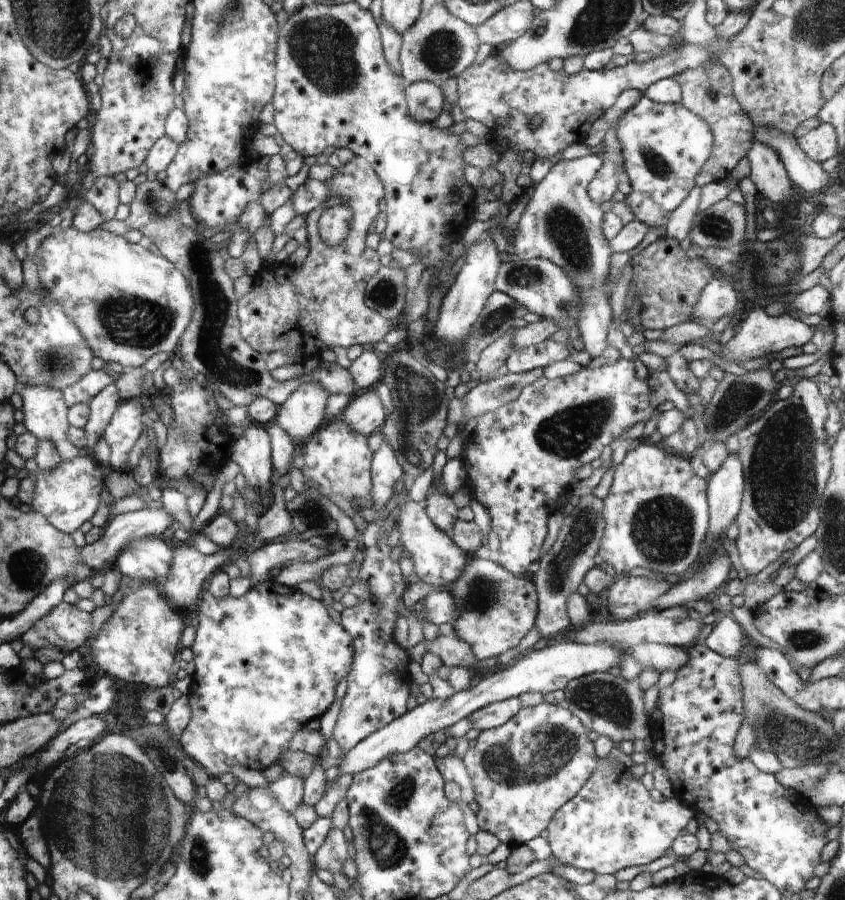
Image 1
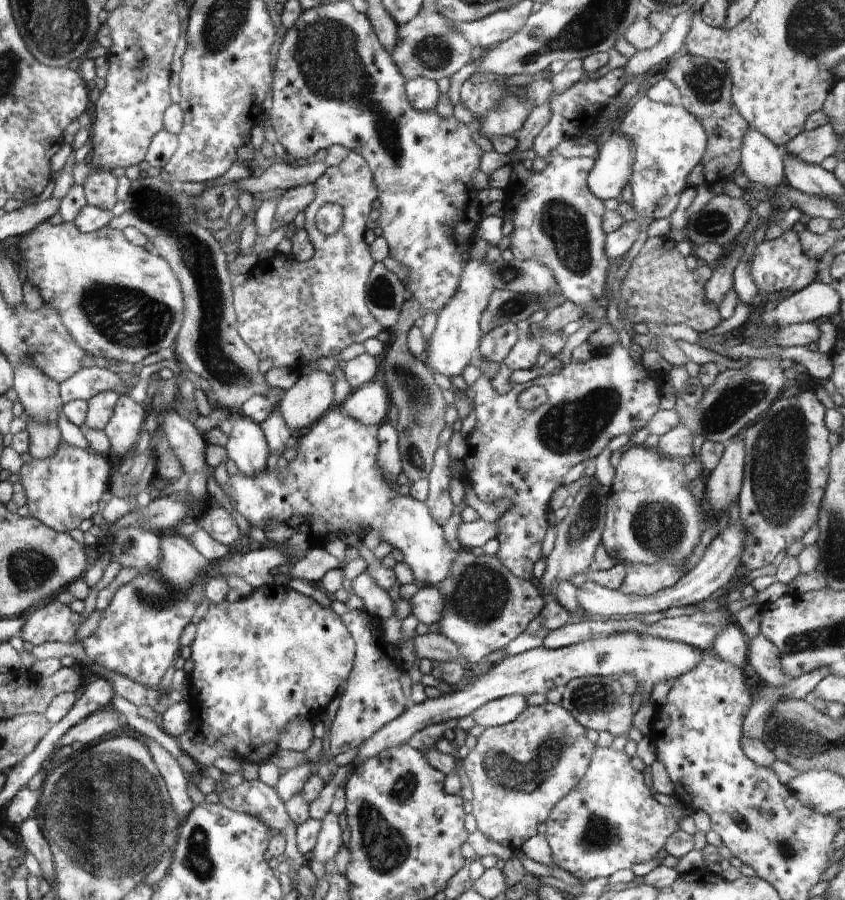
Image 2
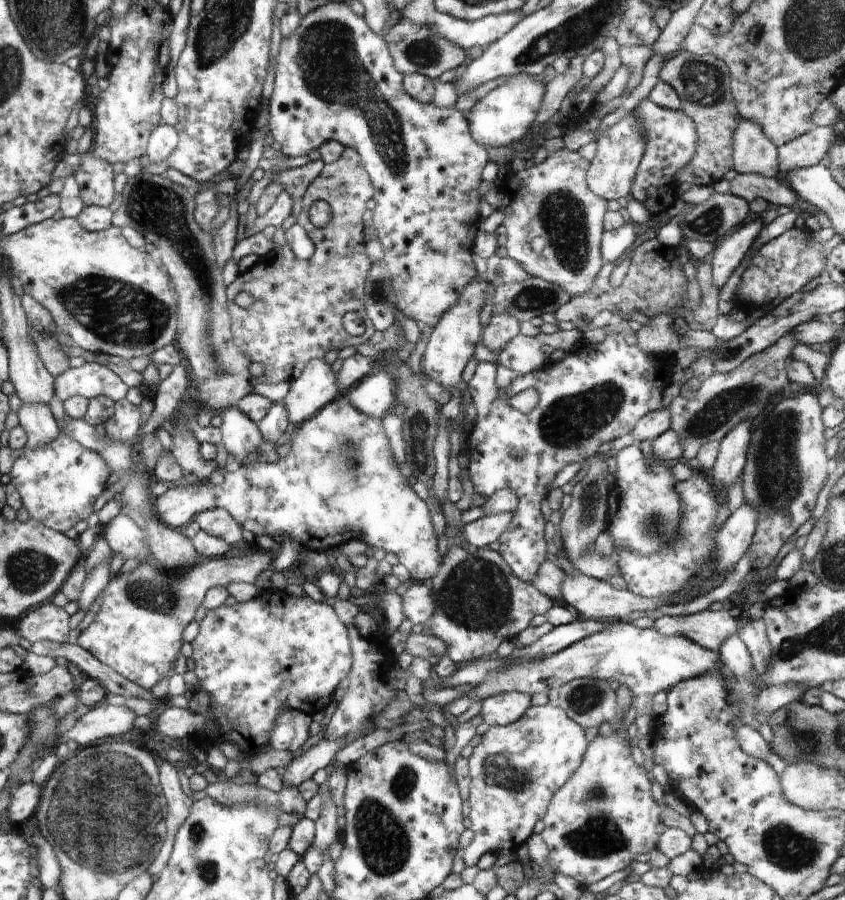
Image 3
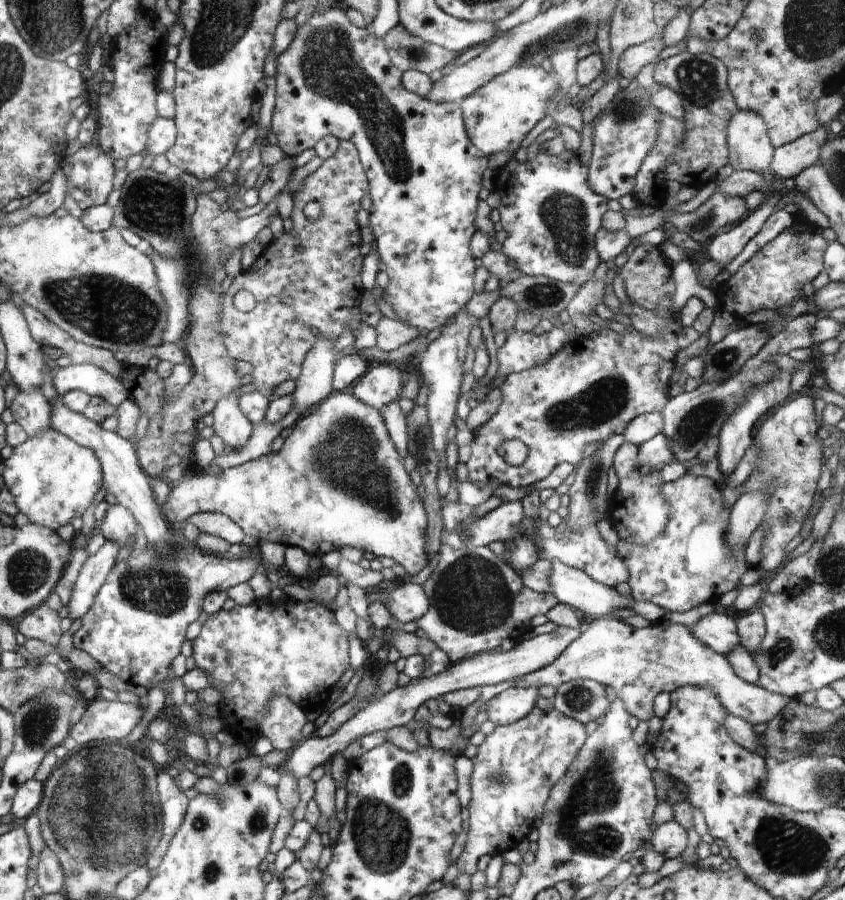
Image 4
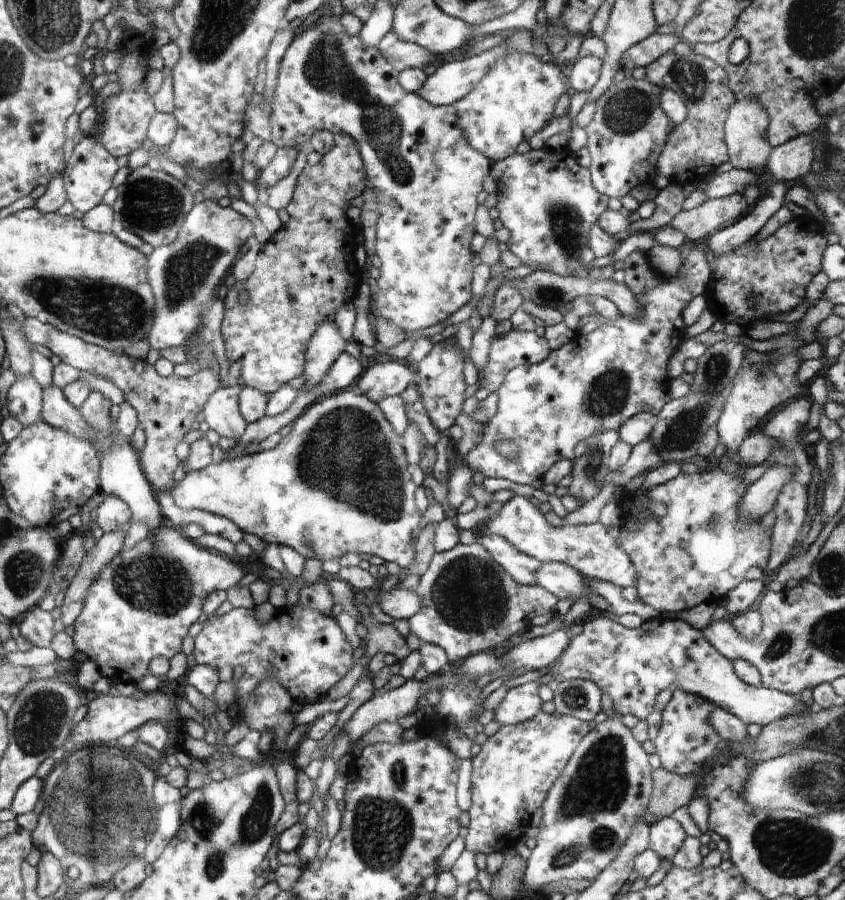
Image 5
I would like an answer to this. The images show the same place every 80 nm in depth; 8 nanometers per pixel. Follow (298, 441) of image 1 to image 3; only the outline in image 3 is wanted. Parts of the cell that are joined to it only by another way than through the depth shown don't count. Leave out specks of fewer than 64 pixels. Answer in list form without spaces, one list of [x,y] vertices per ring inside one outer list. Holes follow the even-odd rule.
[[[323,358],[312,360],[302,375],[291,381],[289,392],[282,400],[291,428],[312,419],[340,394],[338,380],[331,366]]]

